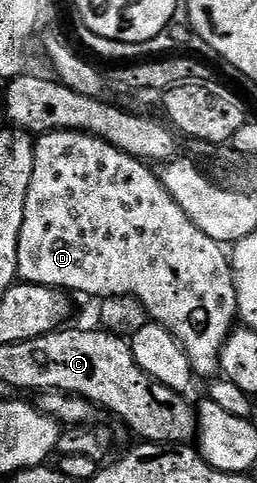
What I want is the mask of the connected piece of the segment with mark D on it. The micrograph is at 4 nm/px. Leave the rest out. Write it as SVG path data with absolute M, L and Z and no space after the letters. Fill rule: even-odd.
M54 130L51 134L42 135L35 144L33 180L29 183L29 196L25 196L25 224L21 224L17 262L20 279L38 286L54 286L56 290L64 292L76 290L79 294L88 294L92 300L125 296L126 294L133 295L137 300L141 300L141 304L147 310L148 319L161 323L185 348L196 375L200 379L211 380L220 373L219 357L224 344L227 343L228 336L232 330L236 329L239 317L235 273L231 271L231 259L228 251L220 243L205 236L205 232L201 232L201 228L197 228L197 224L193 224L193 220L189 220L189 216L185 216L185 212L181 212L181 204L177 204L177 200L173 200L173 196L169 196L158 173L148 163L141 162L139 159L113 148L113 144L92 134L82 134L76 130Z

